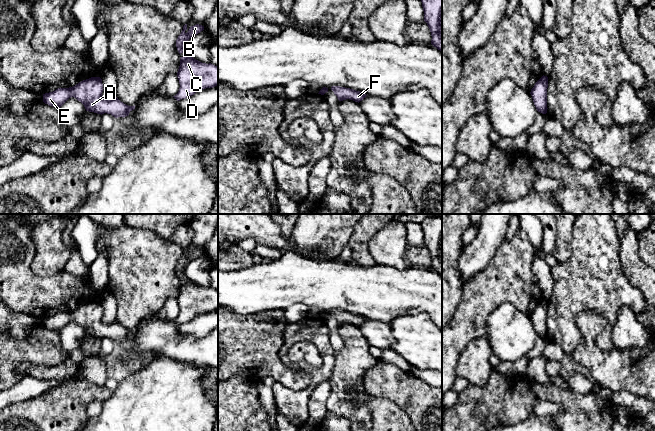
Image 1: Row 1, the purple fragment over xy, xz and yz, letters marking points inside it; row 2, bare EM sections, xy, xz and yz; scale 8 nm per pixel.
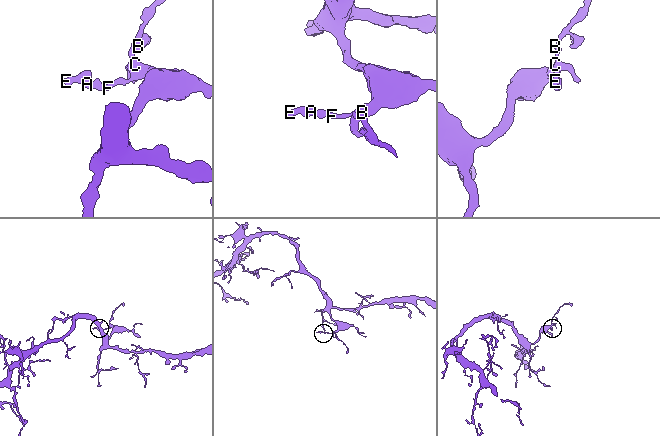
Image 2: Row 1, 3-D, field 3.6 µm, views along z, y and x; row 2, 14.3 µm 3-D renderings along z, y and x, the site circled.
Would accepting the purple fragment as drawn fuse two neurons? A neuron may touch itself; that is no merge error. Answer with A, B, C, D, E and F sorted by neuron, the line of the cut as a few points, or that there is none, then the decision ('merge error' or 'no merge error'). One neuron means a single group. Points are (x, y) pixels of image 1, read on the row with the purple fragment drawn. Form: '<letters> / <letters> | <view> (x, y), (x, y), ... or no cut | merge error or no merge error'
A B C D E F | no cut | no merge error

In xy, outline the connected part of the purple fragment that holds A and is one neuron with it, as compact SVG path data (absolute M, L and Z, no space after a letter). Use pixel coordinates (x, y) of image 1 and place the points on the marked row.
M91 77L73 87L58 88L53 92L43 94L43 102L49 106L59 108L71 97L80 101L86 111L97 114L111 114L115 118L126 117L135 109L121 102L117 97L111 100L102 98L103 84L100 77Z

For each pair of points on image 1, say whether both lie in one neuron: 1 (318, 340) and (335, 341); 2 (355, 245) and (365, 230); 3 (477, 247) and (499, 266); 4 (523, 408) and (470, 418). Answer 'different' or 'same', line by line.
1: different
2: same
3: different
4: same

